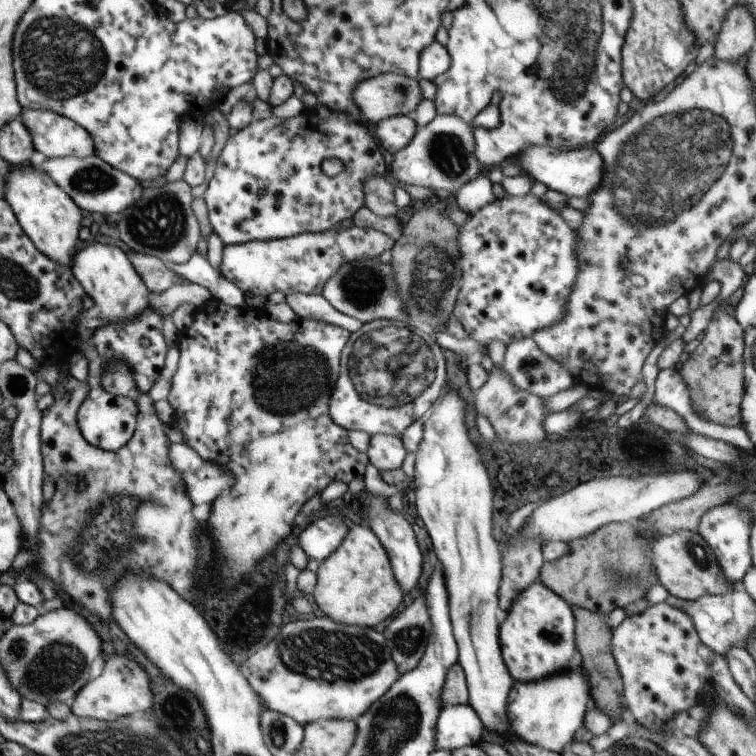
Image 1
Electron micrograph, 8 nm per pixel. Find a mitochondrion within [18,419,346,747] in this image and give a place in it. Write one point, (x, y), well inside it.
(118, 514)

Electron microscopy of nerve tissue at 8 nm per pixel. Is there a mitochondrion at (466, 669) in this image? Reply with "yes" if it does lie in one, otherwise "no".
no

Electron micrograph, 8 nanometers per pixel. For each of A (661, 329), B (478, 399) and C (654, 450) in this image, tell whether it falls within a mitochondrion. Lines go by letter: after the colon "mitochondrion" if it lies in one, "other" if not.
A: other
B: other
C: other

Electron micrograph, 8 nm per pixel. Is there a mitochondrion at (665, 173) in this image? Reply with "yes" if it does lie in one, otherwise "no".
yes

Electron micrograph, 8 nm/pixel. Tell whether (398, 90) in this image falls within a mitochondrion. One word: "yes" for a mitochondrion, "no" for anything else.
yes

